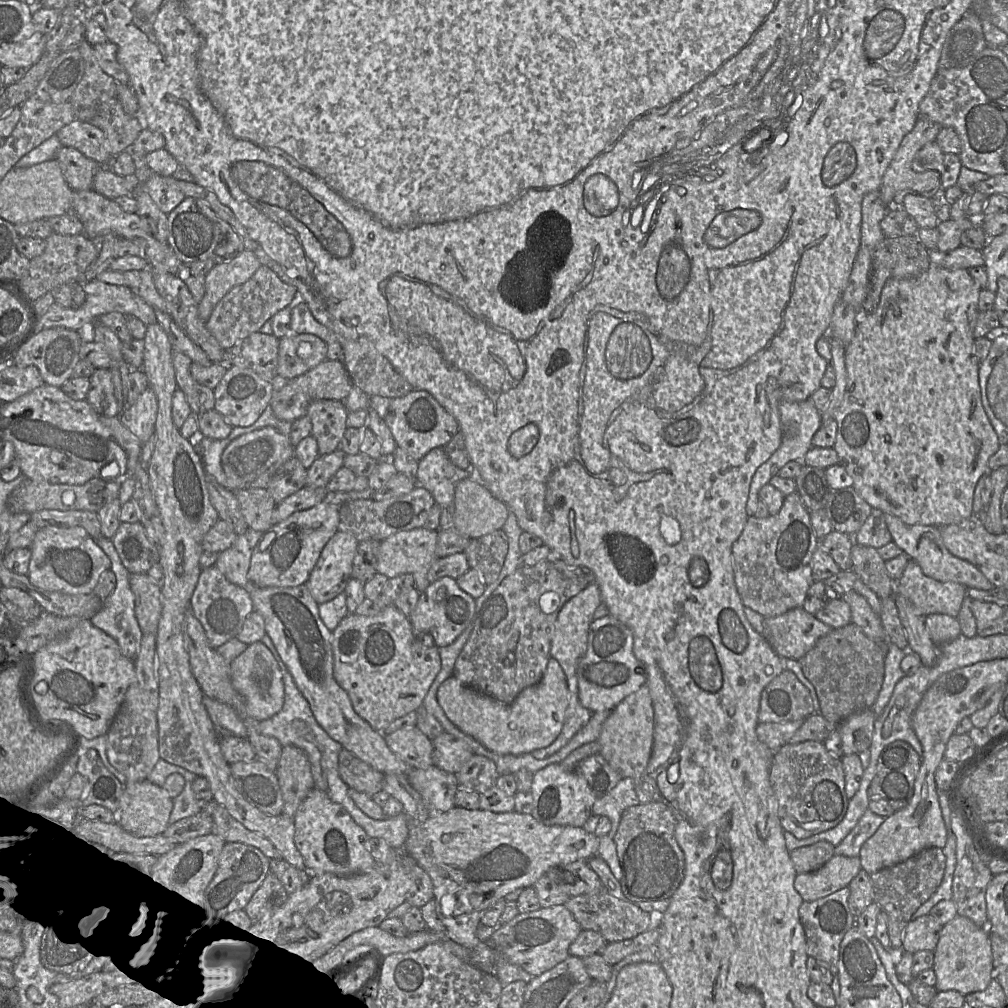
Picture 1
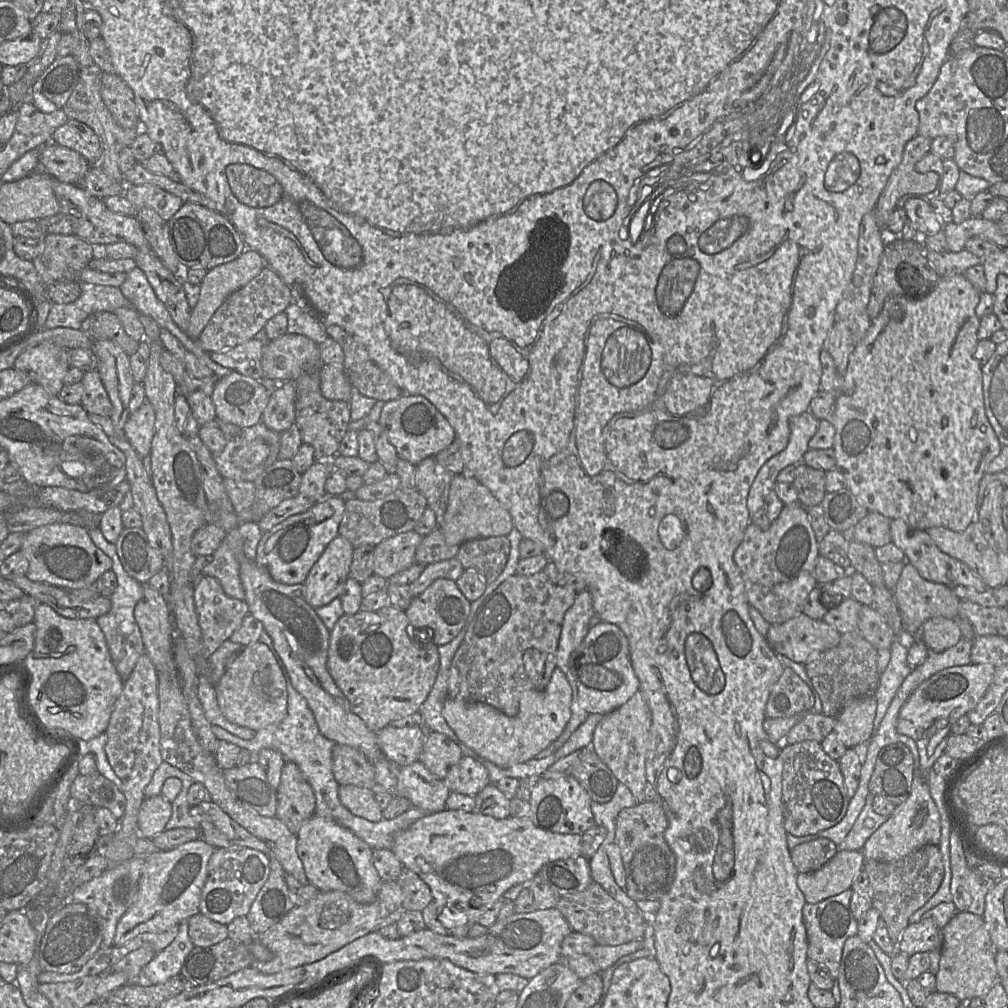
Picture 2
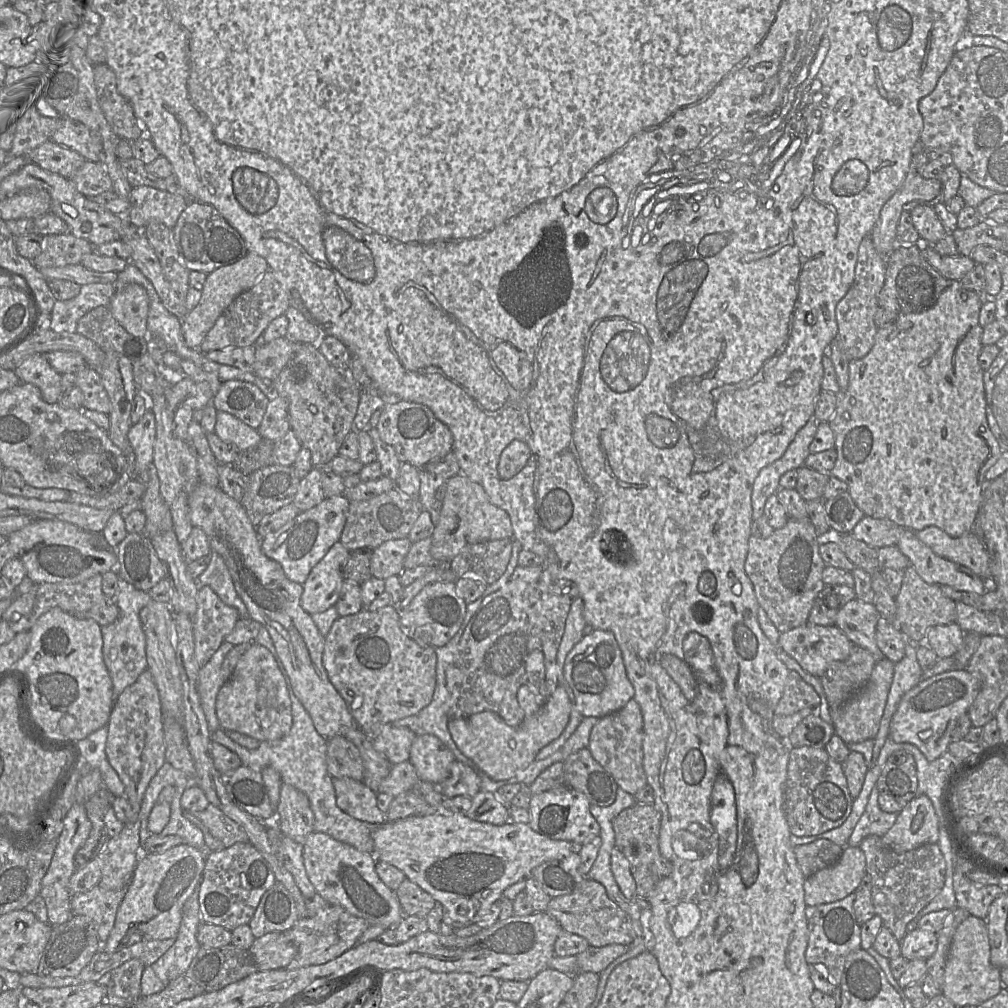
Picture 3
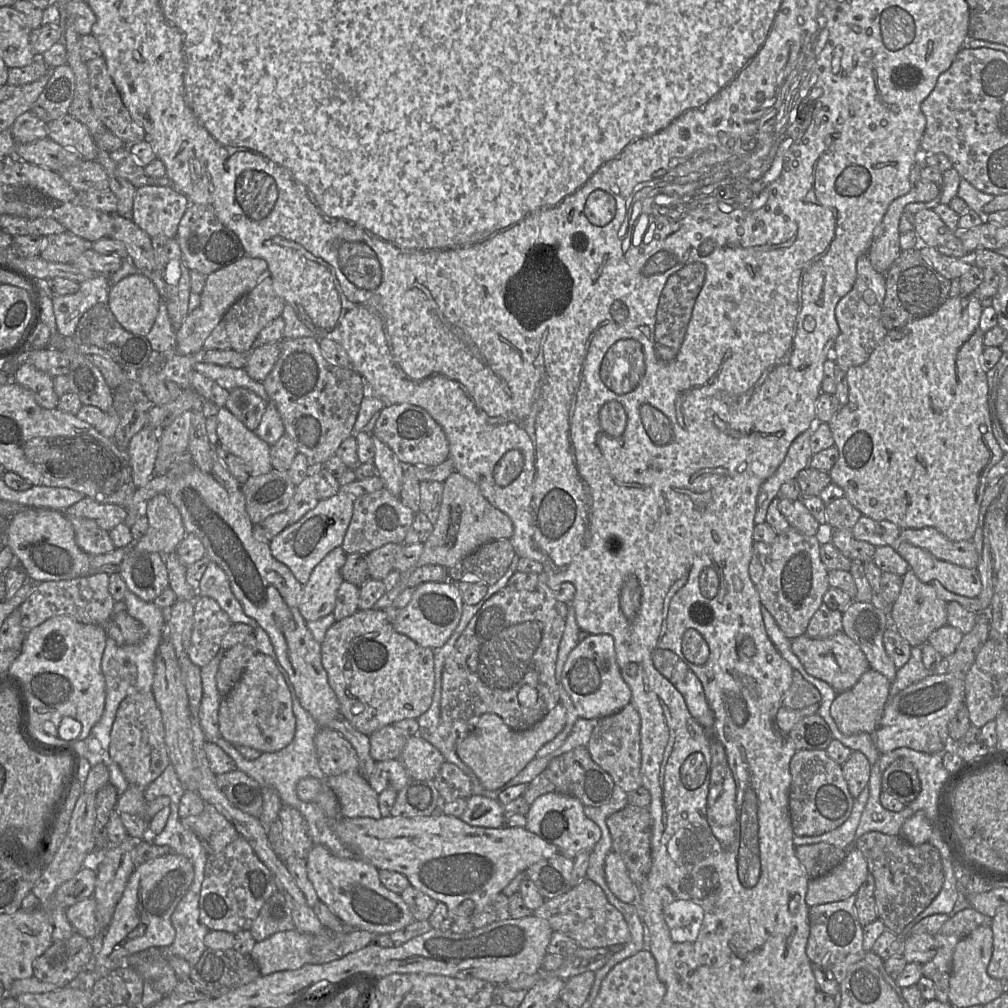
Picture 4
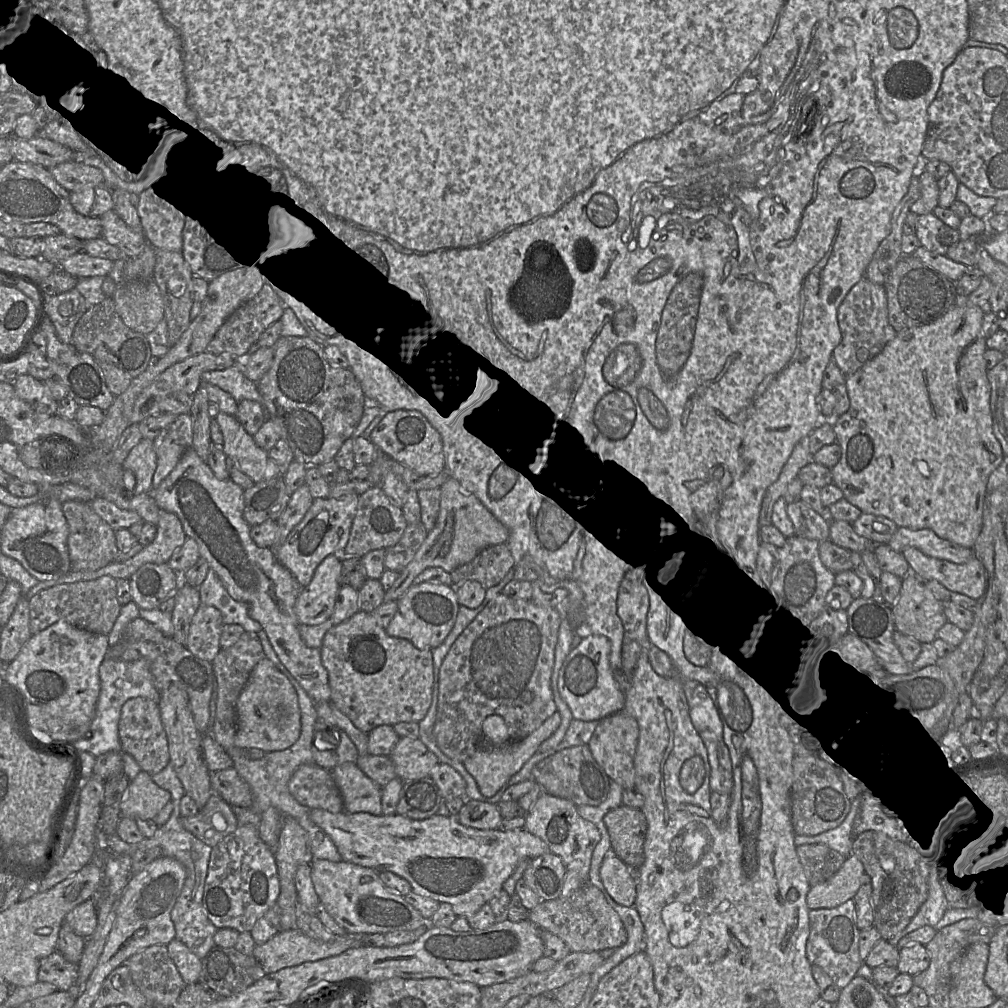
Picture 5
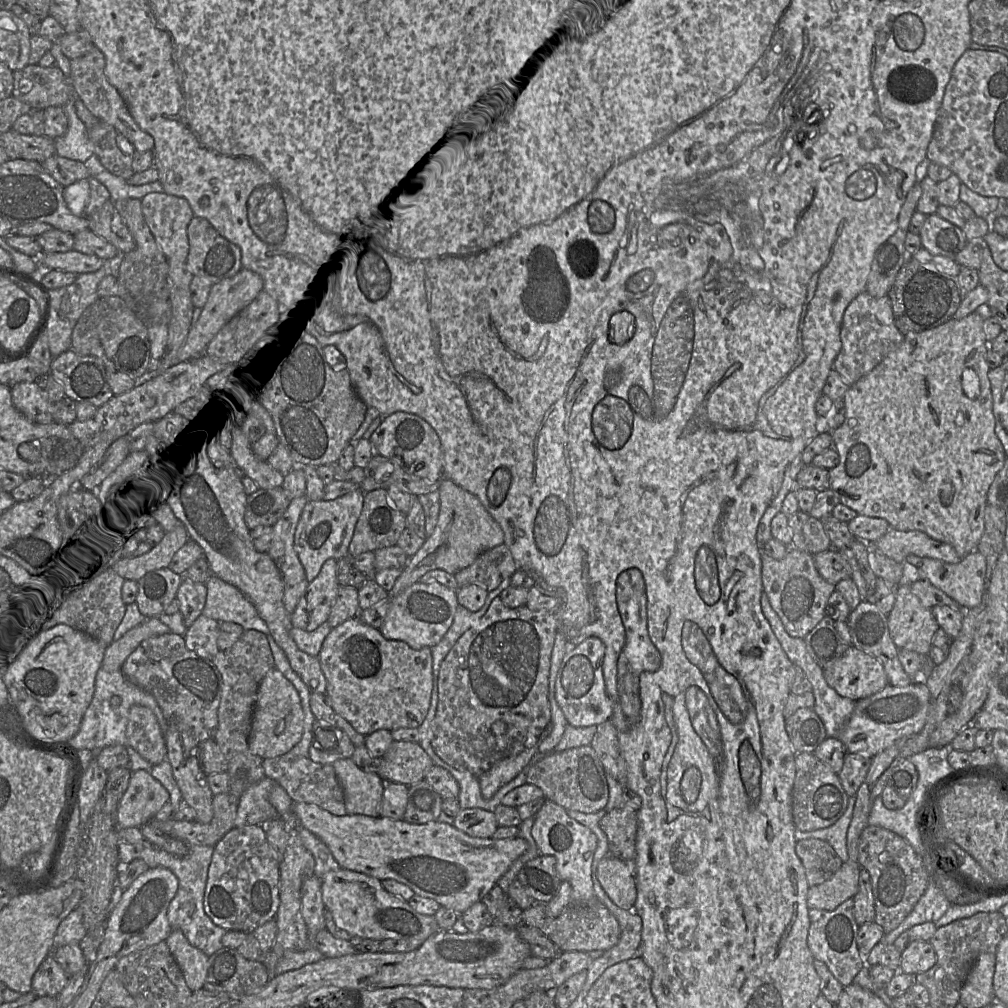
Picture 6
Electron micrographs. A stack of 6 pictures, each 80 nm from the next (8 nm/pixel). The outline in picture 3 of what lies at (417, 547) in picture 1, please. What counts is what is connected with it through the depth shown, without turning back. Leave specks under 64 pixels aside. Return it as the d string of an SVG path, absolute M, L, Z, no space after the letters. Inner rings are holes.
M408 538L384 542L373 550L371 558L371 575L379 580L399 576L404 568L405 558L412 546Z

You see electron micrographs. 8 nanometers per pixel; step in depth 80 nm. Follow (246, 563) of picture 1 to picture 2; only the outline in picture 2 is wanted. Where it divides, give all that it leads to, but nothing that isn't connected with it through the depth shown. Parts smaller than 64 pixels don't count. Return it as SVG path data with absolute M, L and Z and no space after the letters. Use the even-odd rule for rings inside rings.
M241 522L238 527L227 534L220 547L213 554L214 560L203 569L202 575L218 579L229 597L246 601L246 594L240 578L240 554L243 552L248 559L256 561L257 546L262 535L263 532L258 523Z

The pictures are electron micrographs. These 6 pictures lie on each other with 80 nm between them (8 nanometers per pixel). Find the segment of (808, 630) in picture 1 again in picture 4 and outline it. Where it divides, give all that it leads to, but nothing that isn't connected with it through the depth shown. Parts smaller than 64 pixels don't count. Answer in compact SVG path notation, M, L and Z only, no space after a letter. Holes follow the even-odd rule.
M843 631L824 639L812 639L803 634L790 640L792 651L806 672L829 684L837 694L851 689L860 677L870 669L865 654Z

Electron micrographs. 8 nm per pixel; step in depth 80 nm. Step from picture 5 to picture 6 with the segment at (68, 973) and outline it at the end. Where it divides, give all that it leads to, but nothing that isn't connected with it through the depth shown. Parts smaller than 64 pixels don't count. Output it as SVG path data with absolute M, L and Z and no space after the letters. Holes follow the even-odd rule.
M52 954L47 956L32 978L32 992L37 996L57 997L69 981L69 976Z

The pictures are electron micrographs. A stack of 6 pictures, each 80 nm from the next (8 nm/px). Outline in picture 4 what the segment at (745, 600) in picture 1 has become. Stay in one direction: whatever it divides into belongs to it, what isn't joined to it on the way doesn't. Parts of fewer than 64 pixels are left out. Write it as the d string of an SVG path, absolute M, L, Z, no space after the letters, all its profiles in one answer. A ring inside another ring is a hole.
M790 526L770 544L757 541L753 543L753 555L749 565L750 578L759 593L761 604L771 613L788 639L806 633L811 618L823 604L823 596L830 588L828 572L820 558L820 540L817 536L805 535Z

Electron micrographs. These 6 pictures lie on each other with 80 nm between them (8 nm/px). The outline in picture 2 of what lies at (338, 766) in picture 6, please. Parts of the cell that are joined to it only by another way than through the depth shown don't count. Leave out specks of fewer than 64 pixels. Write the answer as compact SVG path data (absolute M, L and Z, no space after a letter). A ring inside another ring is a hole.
M340 785L338 796L341 804L353 815L370 822L379 822L383 819L383 810L376 803L371 789Z

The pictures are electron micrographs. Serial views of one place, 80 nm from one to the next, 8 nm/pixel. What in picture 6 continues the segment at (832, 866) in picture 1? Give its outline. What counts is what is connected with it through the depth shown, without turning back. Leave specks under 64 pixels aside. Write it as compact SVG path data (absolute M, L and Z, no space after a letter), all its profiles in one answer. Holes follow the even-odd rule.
M848 860L822 884L811 886L807 893L809 909L832 911L859 890L861 867L858 861Z

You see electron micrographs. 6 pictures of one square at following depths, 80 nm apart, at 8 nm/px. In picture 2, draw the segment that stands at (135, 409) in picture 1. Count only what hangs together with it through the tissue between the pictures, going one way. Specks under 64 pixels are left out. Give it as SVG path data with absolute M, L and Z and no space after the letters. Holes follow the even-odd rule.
M146 400L135 412L130 413L125 423L125 436L140 458L144 458L151 452L155 420L154 408Z

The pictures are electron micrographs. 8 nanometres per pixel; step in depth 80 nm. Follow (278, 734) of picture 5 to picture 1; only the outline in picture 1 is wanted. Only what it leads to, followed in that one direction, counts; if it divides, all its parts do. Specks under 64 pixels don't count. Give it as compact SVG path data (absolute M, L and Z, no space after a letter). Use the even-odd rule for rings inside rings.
M257 641L230 663L230 678L233 687L244 697L247 715L257 721L277 714L284 704L284 684L280 667L269 648Z

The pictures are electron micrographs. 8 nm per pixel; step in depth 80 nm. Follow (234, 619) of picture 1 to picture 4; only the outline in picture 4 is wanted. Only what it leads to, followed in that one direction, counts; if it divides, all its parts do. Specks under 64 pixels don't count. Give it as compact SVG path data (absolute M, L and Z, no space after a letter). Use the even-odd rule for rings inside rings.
M199 596L195 600L191 645L188 656L193 664L202 668L221 649L221 641L232 622L228 614L212 598Z

